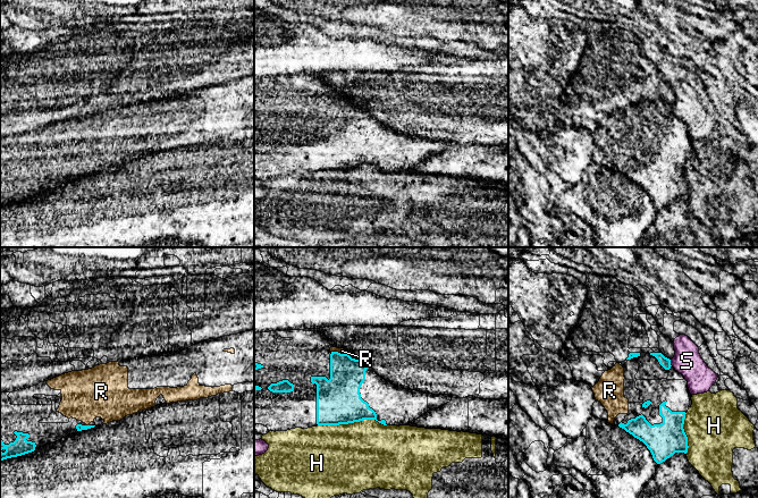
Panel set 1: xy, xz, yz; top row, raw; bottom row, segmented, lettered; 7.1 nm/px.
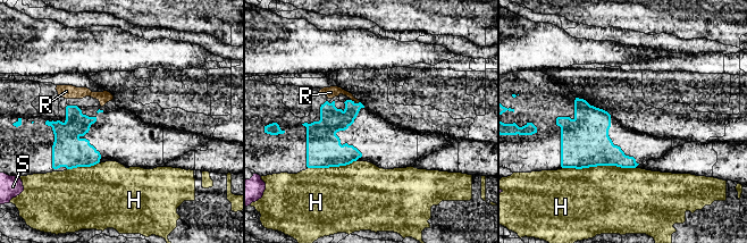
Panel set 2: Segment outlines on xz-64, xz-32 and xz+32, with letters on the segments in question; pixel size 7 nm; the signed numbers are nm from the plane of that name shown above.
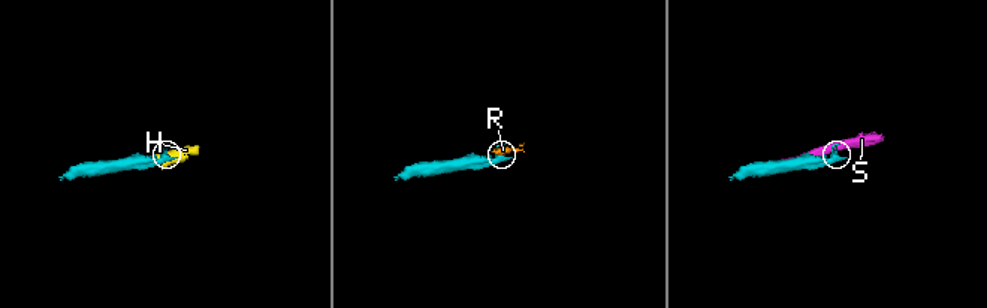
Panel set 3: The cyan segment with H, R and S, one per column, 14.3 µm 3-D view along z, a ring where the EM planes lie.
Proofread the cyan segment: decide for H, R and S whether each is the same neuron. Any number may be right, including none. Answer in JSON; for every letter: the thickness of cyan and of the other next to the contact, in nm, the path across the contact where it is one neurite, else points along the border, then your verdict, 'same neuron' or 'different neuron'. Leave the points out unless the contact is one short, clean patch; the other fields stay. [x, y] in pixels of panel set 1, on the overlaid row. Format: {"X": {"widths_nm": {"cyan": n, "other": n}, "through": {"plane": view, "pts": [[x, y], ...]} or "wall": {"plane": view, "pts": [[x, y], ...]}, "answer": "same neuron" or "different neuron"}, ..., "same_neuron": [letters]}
{"H": {"widths_nm": {"cyan": 320, "other": 480}, "answer": "different neuron"}, "R": {"widths_nm": {"cyan": 240, "other": 50}, "answer": "same neuron"}, "S": {"widths_nm": {"cyan": 70, "other": 200}, "answer": "different neuron"}, "same_neuron": ["R"]}

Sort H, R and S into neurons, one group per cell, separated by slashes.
H / R / S

